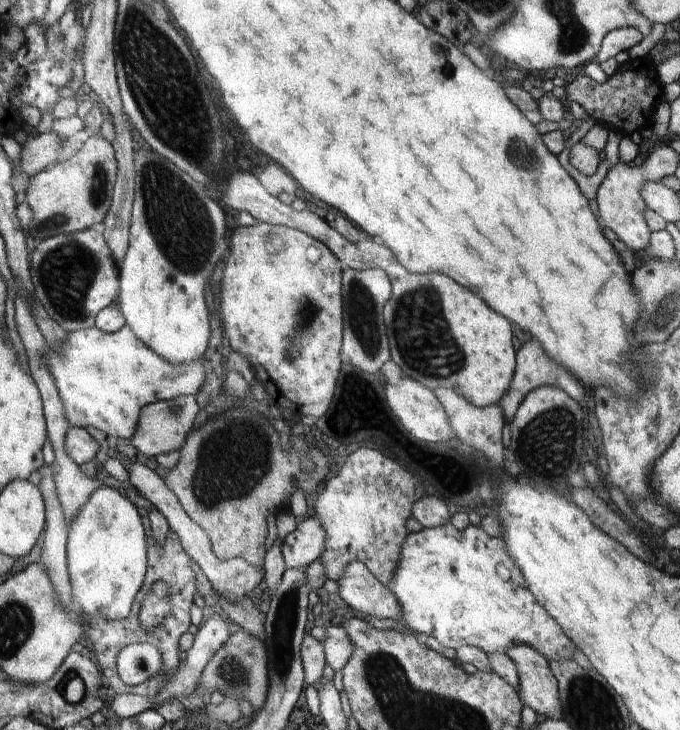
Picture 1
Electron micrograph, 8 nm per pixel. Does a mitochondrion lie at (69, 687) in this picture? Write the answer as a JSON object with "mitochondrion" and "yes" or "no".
{"mitochondrion":"yes"}

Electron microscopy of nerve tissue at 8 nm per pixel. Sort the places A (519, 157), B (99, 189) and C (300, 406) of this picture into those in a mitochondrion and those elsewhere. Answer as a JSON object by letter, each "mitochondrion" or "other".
{"A":"mitochondrion","B":"mitochondrion","C":"other"}

